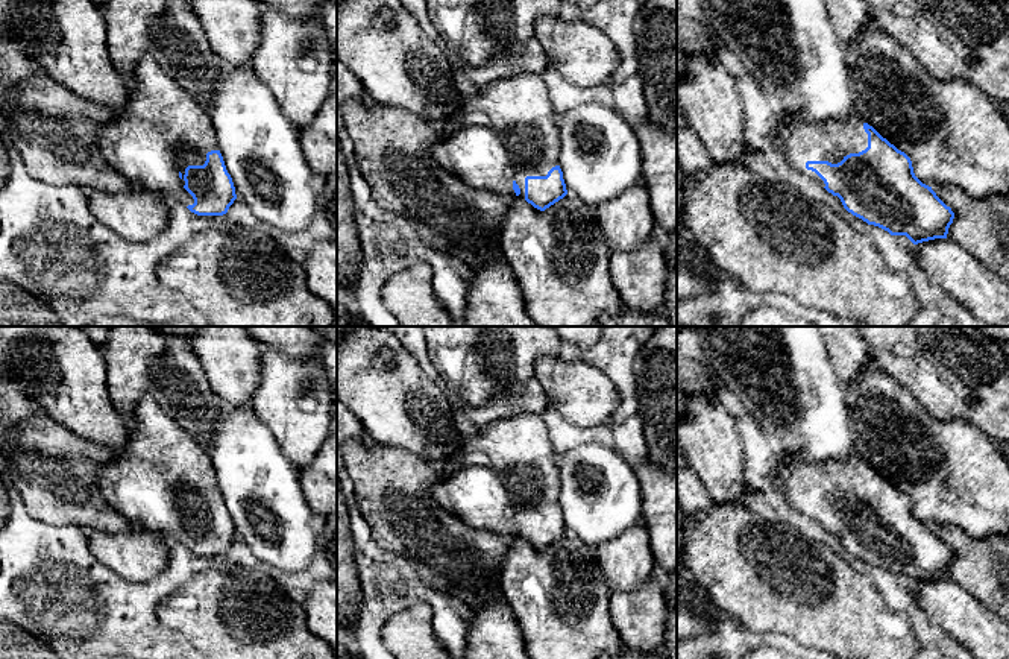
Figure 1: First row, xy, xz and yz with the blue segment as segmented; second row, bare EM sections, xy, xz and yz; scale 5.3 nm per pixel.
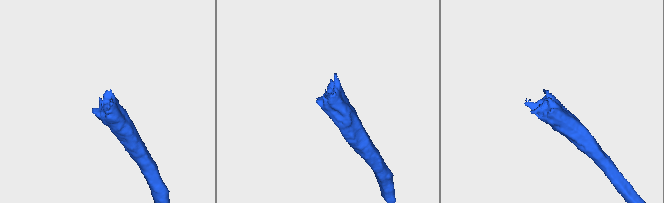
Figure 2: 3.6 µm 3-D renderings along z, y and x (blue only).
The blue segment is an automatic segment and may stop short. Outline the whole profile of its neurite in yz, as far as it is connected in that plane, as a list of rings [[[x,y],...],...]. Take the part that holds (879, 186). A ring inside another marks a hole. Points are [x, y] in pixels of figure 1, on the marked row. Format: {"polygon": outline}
{"polygon": [[[801,112],[787,114],[781,117],[778,131],[772,137],[777,150],[791,167],[813,178],[828,193],[838,196],[848,213],[868,225],[879,226],[891,235],[906,235],[913,244],[947,238],[954,219],[951,208],[936,196],[932,187],[915,176],[910,158],[883,138],[857,112],[844,120],[818,121],[807,121]]]}

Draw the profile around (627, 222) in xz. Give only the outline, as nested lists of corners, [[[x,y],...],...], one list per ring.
[[[645,184],[628,188],[592,211],[611,251],[633,251],[651,238],[655,220]]]

